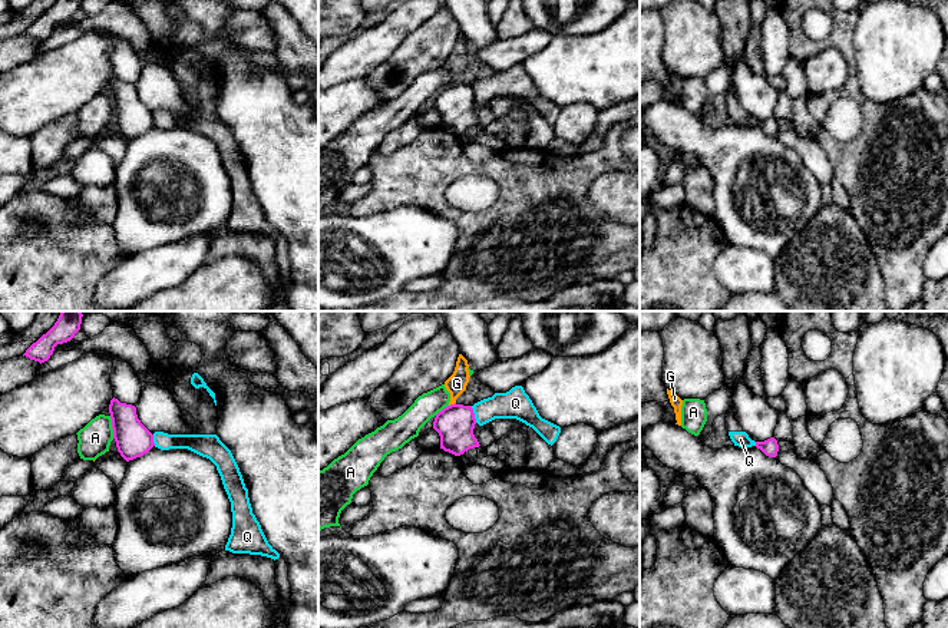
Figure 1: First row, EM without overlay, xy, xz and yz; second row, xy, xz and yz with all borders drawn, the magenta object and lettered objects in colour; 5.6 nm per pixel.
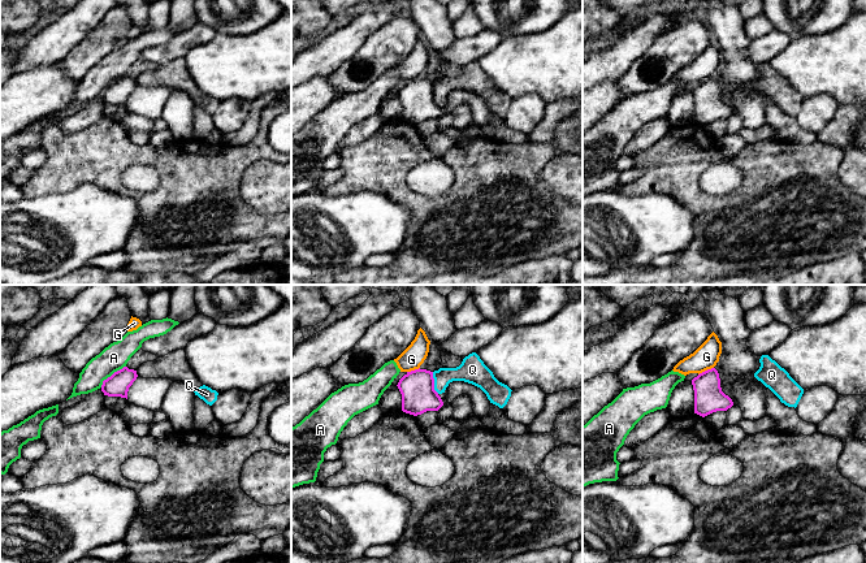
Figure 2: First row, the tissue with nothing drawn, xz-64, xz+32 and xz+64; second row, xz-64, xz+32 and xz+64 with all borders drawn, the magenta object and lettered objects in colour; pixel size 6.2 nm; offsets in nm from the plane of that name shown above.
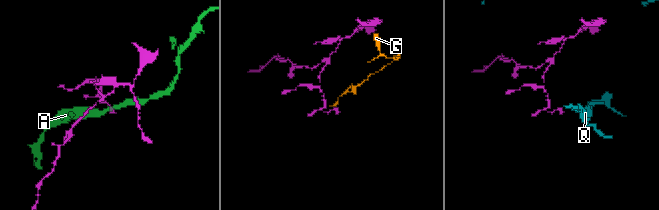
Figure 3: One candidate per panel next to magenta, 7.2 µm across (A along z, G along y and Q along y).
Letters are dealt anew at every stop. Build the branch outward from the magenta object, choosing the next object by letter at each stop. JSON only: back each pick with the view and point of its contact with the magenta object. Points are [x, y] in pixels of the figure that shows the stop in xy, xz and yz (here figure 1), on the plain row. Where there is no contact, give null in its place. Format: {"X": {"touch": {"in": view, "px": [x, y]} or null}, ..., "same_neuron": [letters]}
{"same_neuron": []}

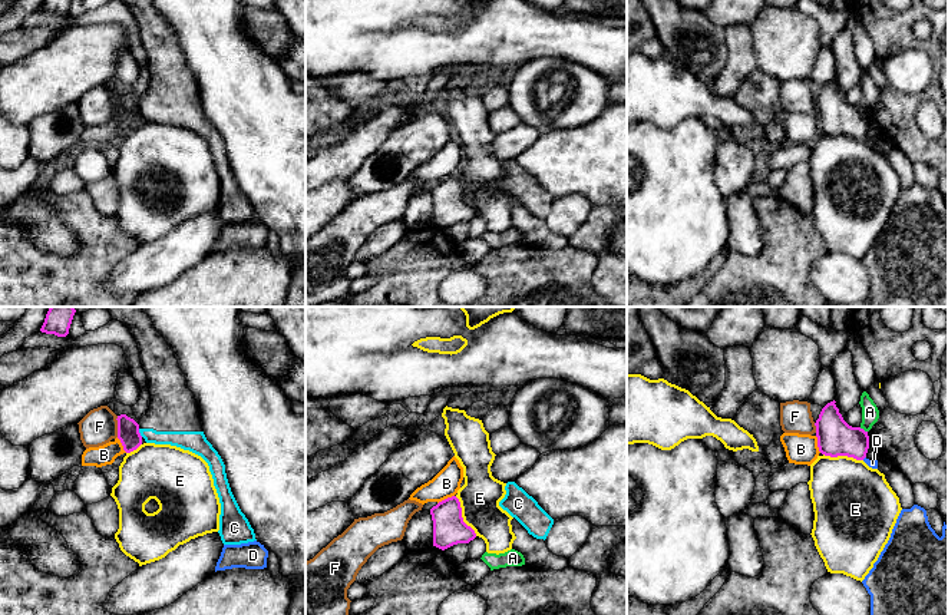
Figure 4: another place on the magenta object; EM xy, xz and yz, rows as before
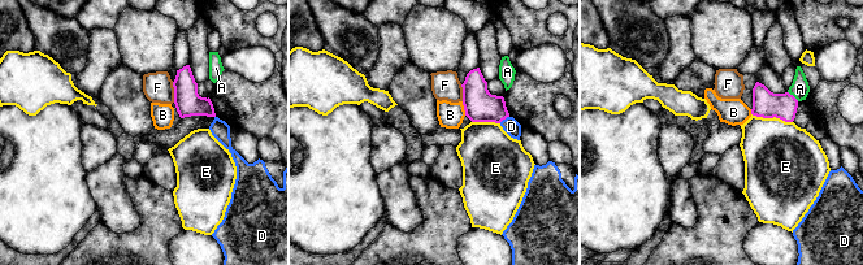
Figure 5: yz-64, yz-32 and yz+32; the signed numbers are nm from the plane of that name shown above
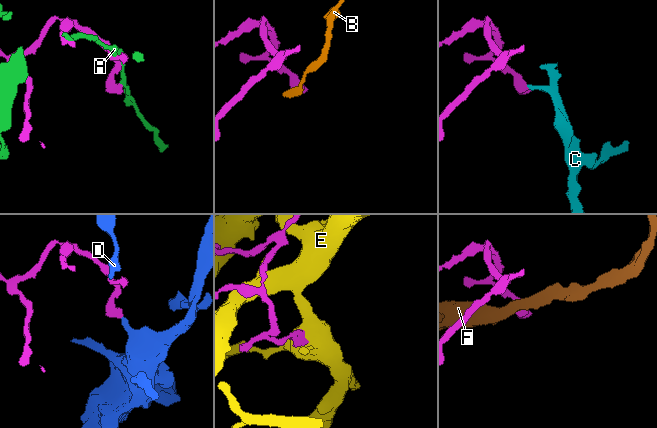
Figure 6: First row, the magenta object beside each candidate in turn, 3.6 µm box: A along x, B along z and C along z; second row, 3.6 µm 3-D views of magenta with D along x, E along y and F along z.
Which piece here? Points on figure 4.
{"same_neuron": []}

